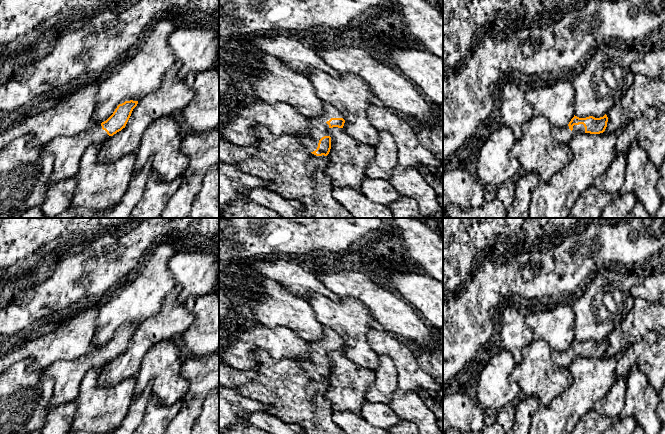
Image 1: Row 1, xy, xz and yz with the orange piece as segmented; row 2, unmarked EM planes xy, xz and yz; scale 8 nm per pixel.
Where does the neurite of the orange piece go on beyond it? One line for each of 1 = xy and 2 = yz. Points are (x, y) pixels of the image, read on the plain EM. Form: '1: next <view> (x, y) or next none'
1: next xy (67, 375)
2: next yz (563, 359)

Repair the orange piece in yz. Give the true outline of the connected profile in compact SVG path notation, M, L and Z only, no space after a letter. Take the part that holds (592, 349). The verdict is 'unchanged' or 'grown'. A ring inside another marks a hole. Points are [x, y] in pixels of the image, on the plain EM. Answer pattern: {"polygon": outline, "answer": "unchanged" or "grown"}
{"polygon": "M574 339L569 348L564 352L553 352L551 359L554 364L560 367L569 367L571 363L578 357L600 358L607 351L608 341L595 342L589 340L579 342Z", "answer": "grown"}

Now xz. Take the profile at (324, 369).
{"polygon": "M323 327L323 339L309 343L309 357L306 360L297 360L312 378L327 380L331 373L331 361L329 353L333 351L343 352L345 344L340 336L328 327Z", "answer": "grown"}

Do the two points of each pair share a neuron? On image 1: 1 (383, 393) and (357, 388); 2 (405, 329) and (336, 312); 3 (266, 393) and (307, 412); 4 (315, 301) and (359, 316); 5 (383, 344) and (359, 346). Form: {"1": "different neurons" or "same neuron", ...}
{"1": "different neurons", "2": "different neurons", "3": "same neuron", "4": "same neuron", "5": "different neurons"}

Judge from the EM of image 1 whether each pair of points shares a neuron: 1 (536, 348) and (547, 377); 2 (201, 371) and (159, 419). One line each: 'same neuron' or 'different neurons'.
1: same neuron
2: different neurons

